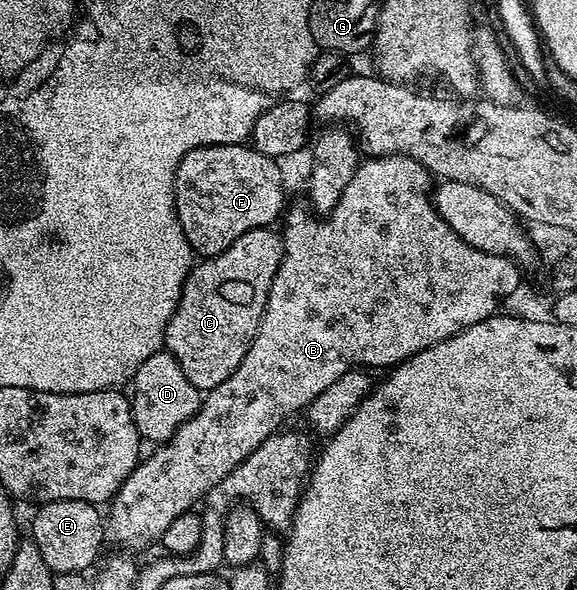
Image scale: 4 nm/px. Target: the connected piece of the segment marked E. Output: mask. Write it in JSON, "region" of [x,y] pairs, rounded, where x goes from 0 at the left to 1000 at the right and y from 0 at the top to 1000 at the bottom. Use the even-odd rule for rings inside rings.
{"region":[[[85,847],[71,853],[55,881],[54,920],[66,925],[73,953],[94,973],[99,969],[144,969],[173,942],[173,927],[184,922],[184,881],[175,863],[140,847]]]}

